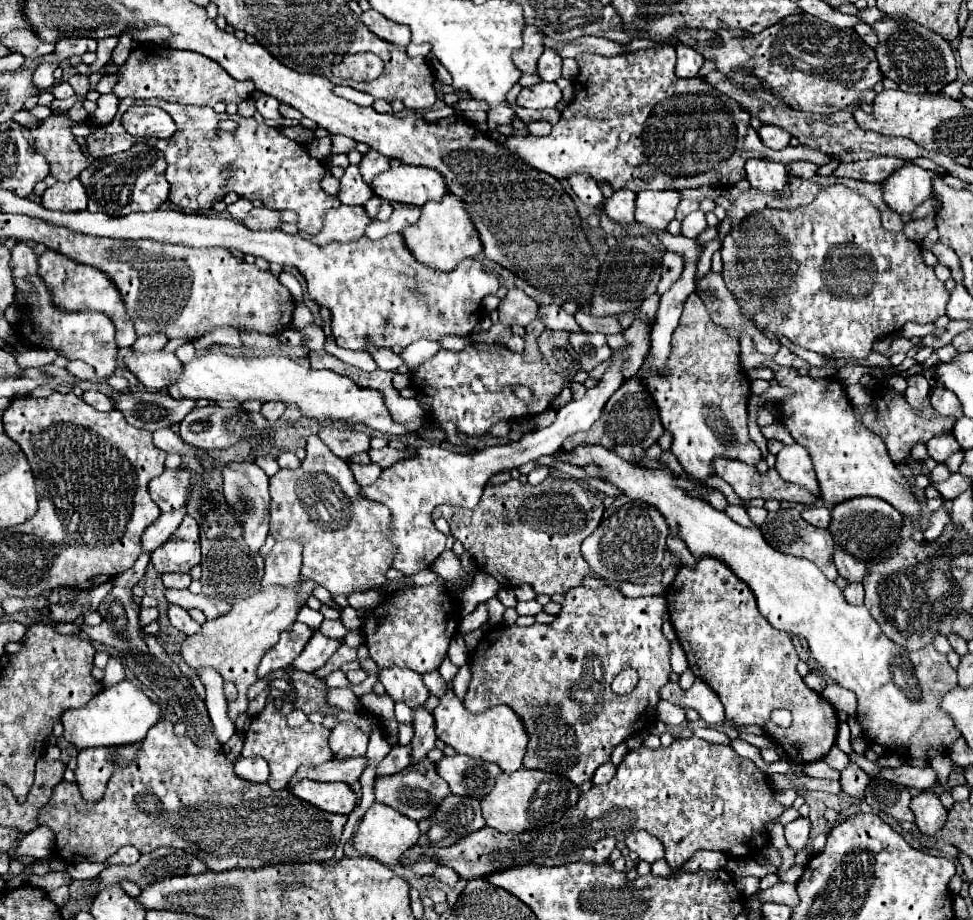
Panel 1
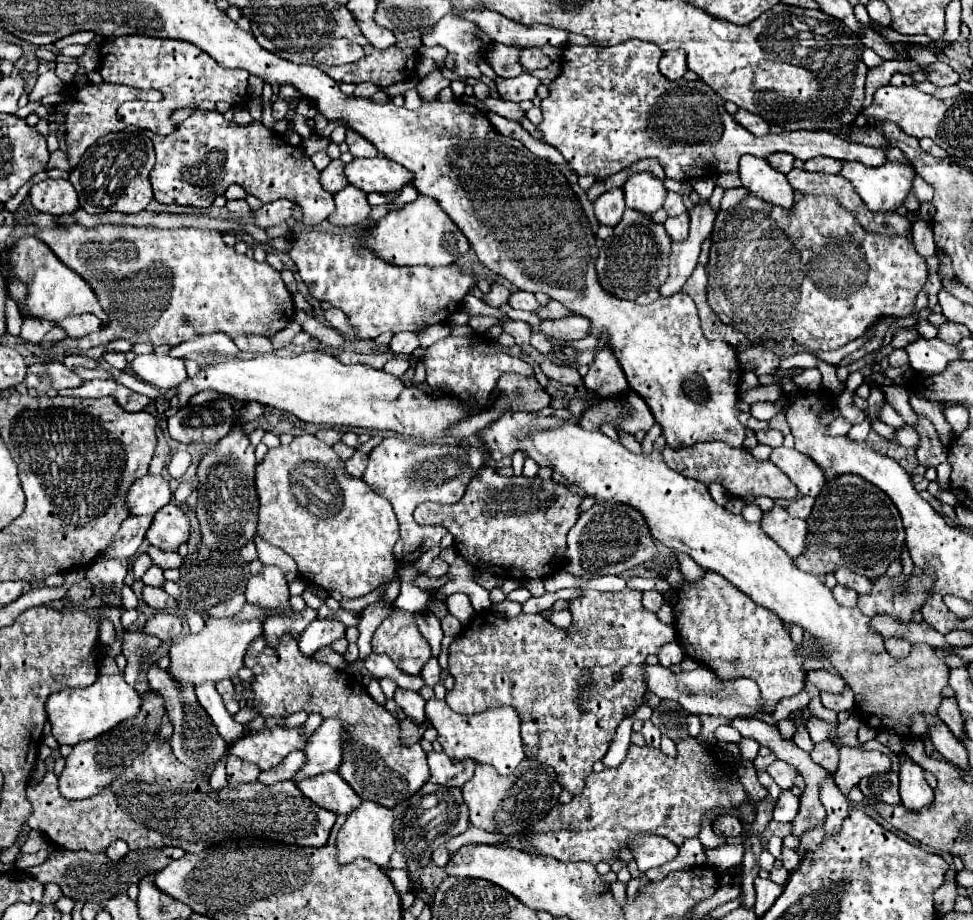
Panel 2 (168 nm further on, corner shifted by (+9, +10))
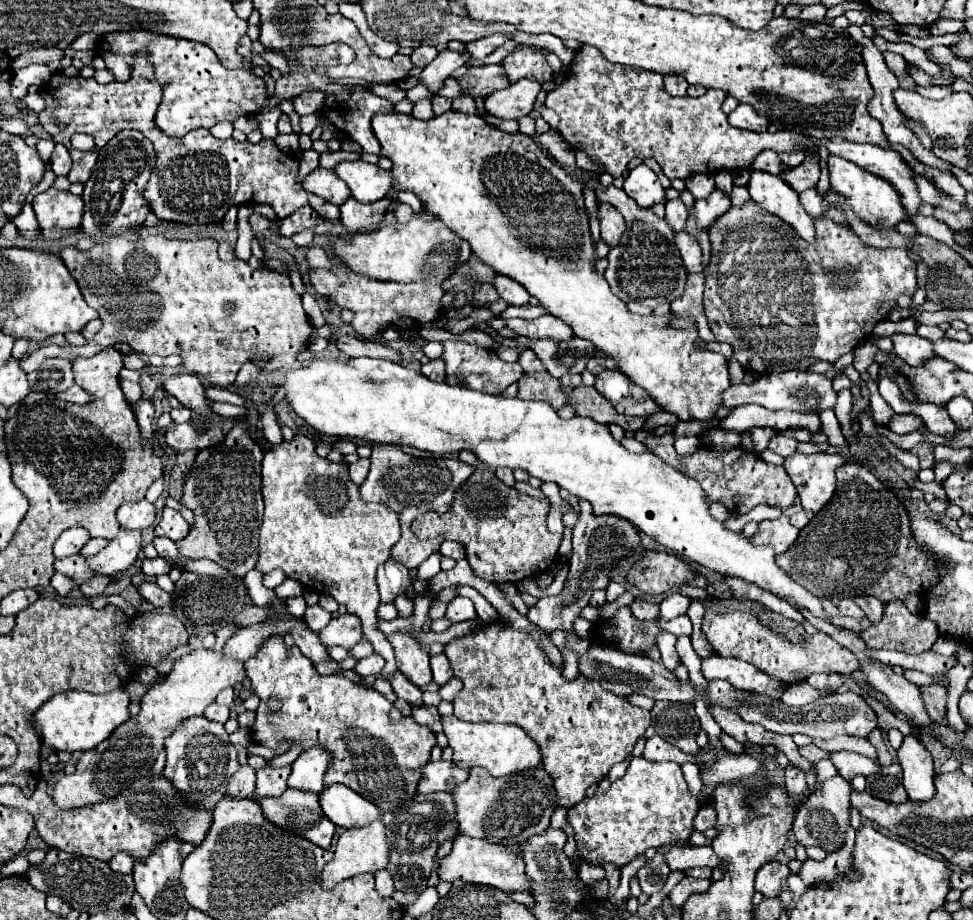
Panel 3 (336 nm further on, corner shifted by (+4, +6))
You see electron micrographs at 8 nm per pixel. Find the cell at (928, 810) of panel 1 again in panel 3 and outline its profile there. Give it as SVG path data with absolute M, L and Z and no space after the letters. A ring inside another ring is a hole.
M907 735L897 751L903 767L903 787L911 801L929 801L935 795L933 759L915 735Z

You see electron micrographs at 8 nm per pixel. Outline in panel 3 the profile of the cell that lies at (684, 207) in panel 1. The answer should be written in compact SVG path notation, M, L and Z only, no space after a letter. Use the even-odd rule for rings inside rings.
M671 199L671 201L665 203L665 207L667 207L665 219L667 219L667 223L673 227L673 231L685 229L685 221L687 221L687 217L689 217L689 211L685 209L683 201L681 201L681 199Z

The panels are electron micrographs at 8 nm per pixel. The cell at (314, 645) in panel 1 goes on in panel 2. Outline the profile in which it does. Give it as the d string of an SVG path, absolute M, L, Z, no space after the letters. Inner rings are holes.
M316 619L300 635L298 647L306 657L312 657L318 649L332 645L336 639L344 637L346 625L336 619Z

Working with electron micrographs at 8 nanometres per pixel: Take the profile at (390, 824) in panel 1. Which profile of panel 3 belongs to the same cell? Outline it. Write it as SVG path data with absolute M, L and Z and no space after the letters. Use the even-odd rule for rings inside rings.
M379 817L371 825L347 829L339 837L339 841L335 845L335 857L323 869L323 887L331 889L337 883L341 883L343 879L349 879L359 873L375 873L379 869L385 869L387 863L389 863L389 843L387 843L387 835L385 835L385 823Z

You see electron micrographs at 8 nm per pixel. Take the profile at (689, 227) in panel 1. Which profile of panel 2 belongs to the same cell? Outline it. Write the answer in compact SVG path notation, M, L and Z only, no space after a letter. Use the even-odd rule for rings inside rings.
M684 213L680 217L668 217L664 223L666 233L672 237L672 241L684 241L688 237L688 225L690 225L688 213Z

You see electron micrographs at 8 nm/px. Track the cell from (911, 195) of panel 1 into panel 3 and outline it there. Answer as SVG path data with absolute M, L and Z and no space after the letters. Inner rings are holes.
M833 155L829 157L829 173L831 173L831 189L843 195L847 203L855 209L855 213L859 213L859 217L869 225L887 229L887 227L895 227L901 219L907 217L907 211L903 209L903 203L901 203L901 195L889 181L877 175L871 175L859 165Z

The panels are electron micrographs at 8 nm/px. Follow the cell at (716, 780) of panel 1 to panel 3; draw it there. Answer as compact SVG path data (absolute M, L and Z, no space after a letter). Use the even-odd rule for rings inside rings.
M633 757L627 773L619 781L613 781L609 791L597 791L569 809L567 823L573 827L577 841L577 851L571 861L591 865L613 863L621 869L649 847L659 849L673 843L687 843L695 831L693 819L697 811L699 799L689 793L679 765Z

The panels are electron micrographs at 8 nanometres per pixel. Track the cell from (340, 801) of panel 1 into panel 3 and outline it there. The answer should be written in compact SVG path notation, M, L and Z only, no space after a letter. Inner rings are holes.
M327 785L319 793L323 813L343 829L363 827L381 815L381 809L345 785Z

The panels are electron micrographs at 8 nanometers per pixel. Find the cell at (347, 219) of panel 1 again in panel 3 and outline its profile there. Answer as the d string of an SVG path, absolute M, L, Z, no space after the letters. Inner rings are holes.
M349 197L341 205L341 225L351 233L377 229L383 223L383 217L385 217L391 201L393 201L391 197L383 197L375 203L365 205L365 203L359 203L357 199Z

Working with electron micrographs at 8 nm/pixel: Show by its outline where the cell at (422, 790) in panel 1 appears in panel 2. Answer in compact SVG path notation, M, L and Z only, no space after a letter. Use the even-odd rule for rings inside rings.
M256 637L250 643L250 649L246 651L244 665L254 673L254 679L250 683L252 691L254 691L254 707L258 711L258 715L262 715L264 719L280 719L280 717L294 715L298 711L306 711L306 713L318 713L318 715L322 715L322 719L334 717L334 719L342 721L344 745L342 745L342 763L338 767L338 775L364 801L374 801L378 805L392 809L398 801L404 801L406 797L416 793L430 777L426 753L420 747L420 743L414 743L414 745L400 743L400 721L396 717L392 717L392 713L388 713L384 709L384 705L378 705L352 673L332 669L324 663L318 663L318 661L302 655L294 637L282 637L282 645L278 645L278 649L270 649L270 645L266 645L264 637Z

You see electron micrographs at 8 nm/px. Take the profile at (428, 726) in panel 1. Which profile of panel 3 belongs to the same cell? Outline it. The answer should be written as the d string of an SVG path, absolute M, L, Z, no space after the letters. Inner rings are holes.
M395 673L395 679L391 679L389 683L391 683L391 687L393 687L397 699L407 701L411 707L423 705L423 701L421 701L421 689L415 687L409 679L405 679L403 673Z

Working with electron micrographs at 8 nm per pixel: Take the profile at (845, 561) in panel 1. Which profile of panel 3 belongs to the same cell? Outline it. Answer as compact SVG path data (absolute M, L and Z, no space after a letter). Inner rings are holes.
M859 595L859 597L855 597L855 603L865 611L865 615L871 619L871 623L879 623L879 619L883 617L883 609L885 609L885 605L883 605L877 597Z

